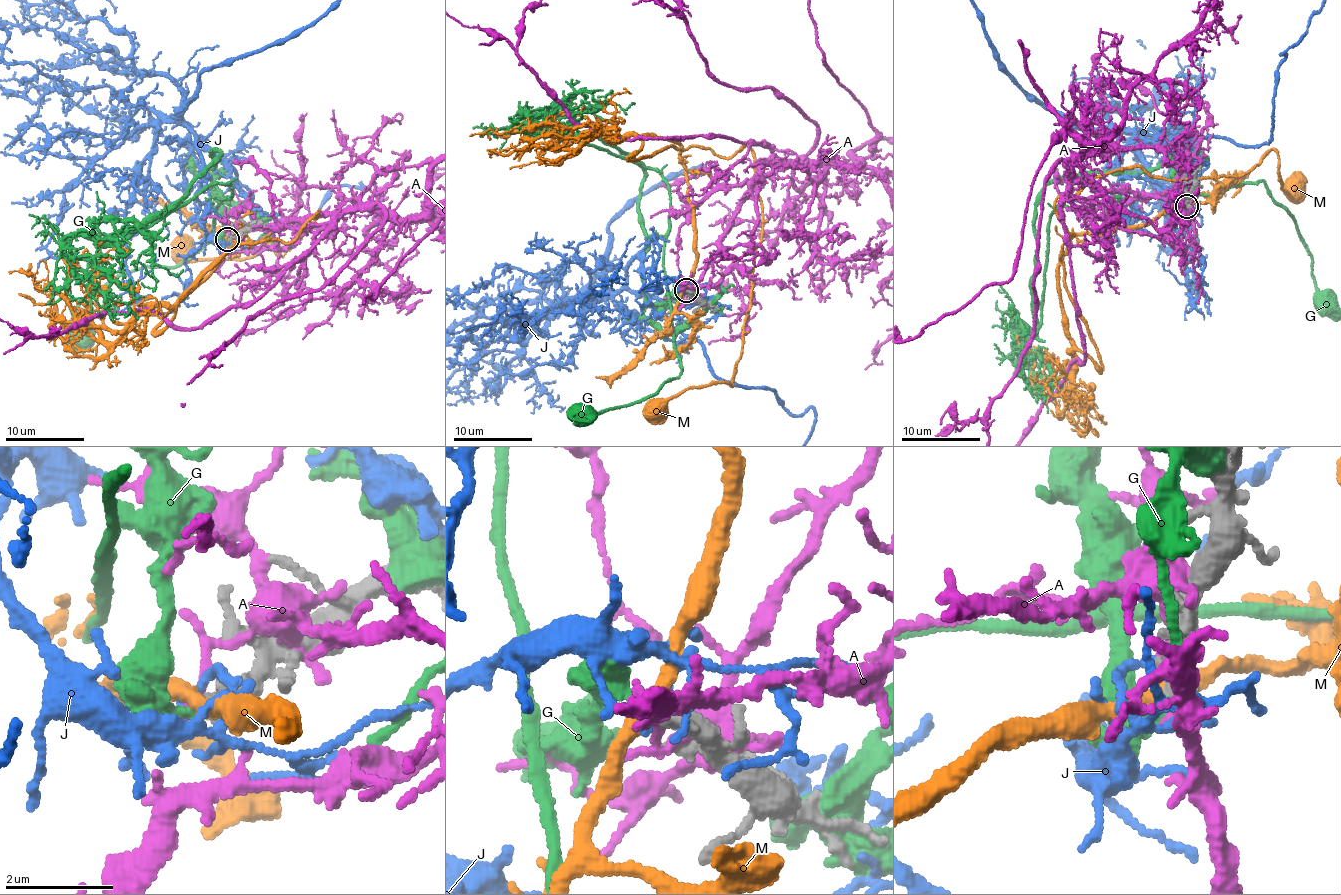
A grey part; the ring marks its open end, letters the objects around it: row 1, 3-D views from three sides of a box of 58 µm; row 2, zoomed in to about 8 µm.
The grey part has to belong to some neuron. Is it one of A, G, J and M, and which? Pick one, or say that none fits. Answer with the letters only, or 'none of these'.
none of these

